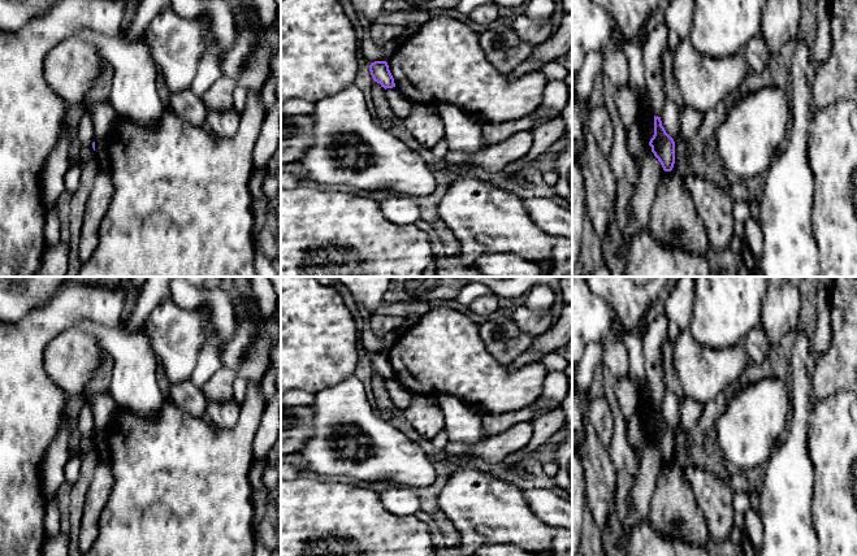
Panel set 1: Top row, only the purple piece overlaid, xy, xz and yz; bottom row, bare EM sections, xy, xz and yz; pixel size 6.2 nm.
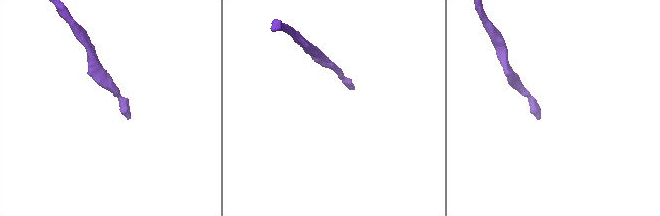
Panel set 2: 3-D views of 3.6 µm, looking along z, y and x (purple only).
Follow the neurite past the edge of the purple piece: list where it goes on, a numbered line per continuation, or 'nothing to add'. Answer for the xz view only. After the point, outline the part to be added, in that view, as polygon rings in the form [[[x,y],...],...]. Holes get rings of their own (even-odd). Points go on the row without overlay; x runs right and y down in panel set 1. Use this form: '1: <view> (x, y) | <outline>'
nothing to add

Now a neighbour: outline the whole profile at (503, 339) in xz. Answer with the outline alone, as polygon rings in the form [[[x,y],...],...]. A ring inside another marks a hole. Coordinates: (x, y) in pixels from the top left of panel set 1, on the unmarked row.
[[[499,314],[492,320],[480,320],[479,335],[489,353],[502,365],[510,365],[529,351],[536,339],[521,331],[512,317]]]

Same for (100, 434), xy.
[[[95,429],[95,446],[100,456],[100,461],[109,464],[108,429]]]

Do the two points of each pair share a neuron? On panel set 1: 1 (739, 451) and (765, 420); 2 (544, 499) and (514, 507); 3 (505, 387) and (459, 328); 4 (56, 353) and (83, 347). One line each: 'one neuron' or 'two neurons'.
1: one neuron
2: two neurons
3: one neuron
4: one neuron

